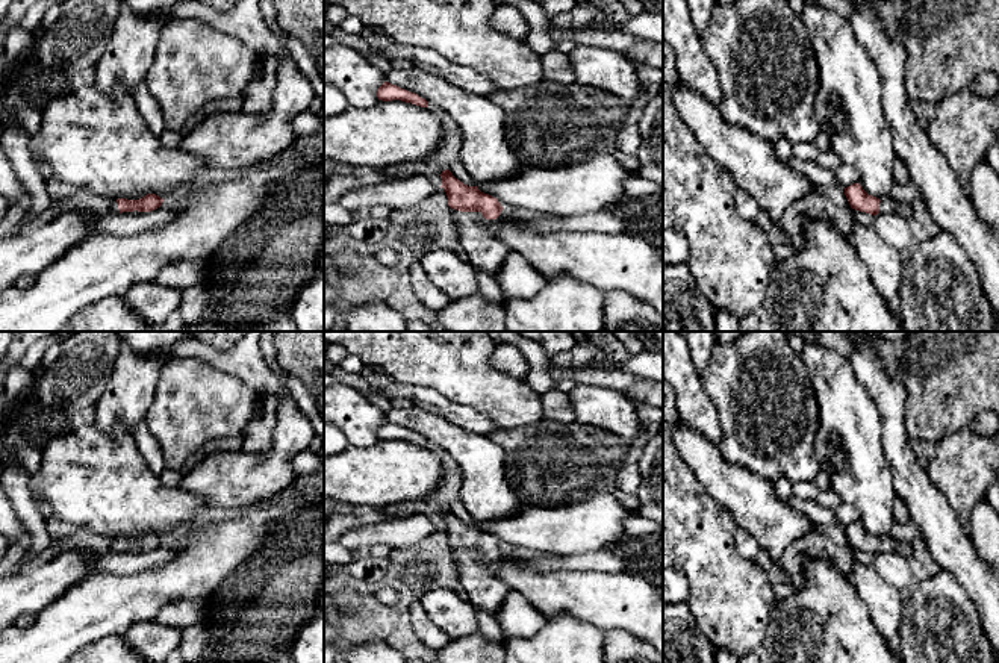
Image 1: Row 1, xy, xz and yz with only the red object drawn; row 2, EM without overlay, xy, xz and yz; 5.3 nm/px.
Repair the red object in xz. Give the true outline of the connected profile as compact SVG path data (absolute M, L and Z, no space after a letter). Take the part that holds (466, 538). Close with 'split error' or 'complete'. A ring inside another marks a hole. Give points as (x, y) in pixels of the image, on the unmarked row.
M450 509L442 510L442 525L453 548L453 557L459 571L459 581L469 595L475 609L496 618L506 596L512 592L503 583L489 559L496 559L503 545L498 537L484 533L478 525L468 525L453 515Z | split error

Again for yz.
M854 522L845 527L845 534L852 548L870 552L873 556L878 552L889 552L889 551L904 556L913 554L913 548L910 543L908 545L901 543L889 536L876 537L873 534L869 534L860 522Z | split error

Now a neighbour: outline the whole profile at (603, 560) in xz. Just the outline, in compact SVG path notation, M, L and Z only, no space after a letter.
M503 548L501 554L509 560L516 560L522 568L534 574L548 574L562 569L616 574L628 571L627 560L607 548L572 556L545 556Z

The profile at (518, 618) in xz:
M512 590L503 601L496 621L504 633L504 639L527 639L545 625L546 616L522 593Z

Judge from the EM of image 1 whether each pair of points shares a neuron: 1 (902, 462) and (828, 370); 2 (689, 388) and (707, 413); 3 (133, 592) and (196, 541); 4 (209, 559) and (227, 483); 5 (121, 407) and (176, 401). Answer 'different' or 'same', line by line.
1: different
2: same
3: same
4: different
5: different

